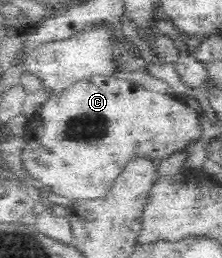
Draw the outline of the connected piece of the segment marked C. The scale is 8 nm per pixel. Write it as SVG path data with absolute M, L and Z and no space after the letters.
M117 71L113 76L95 75L89 79L83 79L73 83L67 89L59 92L53 92L53 95L39 106L39 109L26 122L25 126L25 147L21 151L21 162L23 167L45 185L45 188L50 191L52 195L67 197L74 201L77 200L92 200L101 199L104 195L109 193L112 183L117 179L125 164L135 157L149 157L152 161L159 162L162 159L167 159L172 154L186 149L194 141L198 141L201 135L201 121L199 120L202 112L199 108L188 100L179 101L174 97L174 90L169 85L155 77L151 77L148 73L140 73L137 71Z

